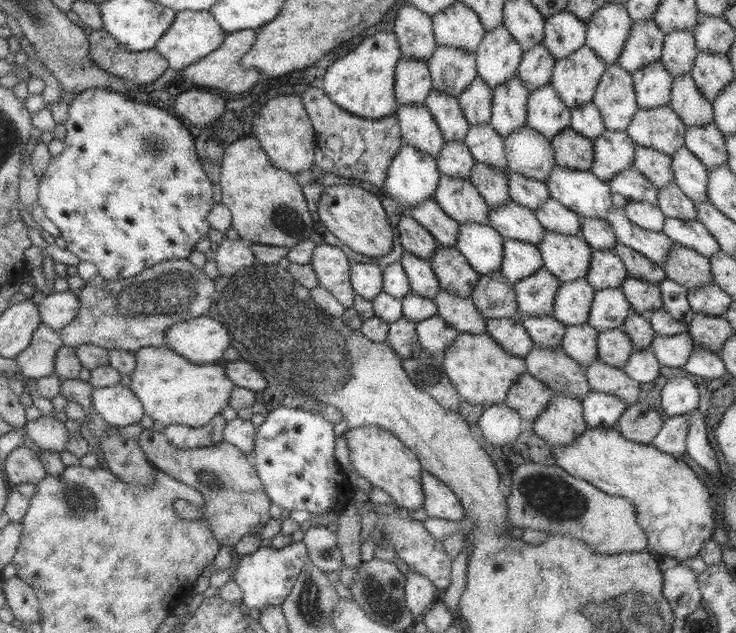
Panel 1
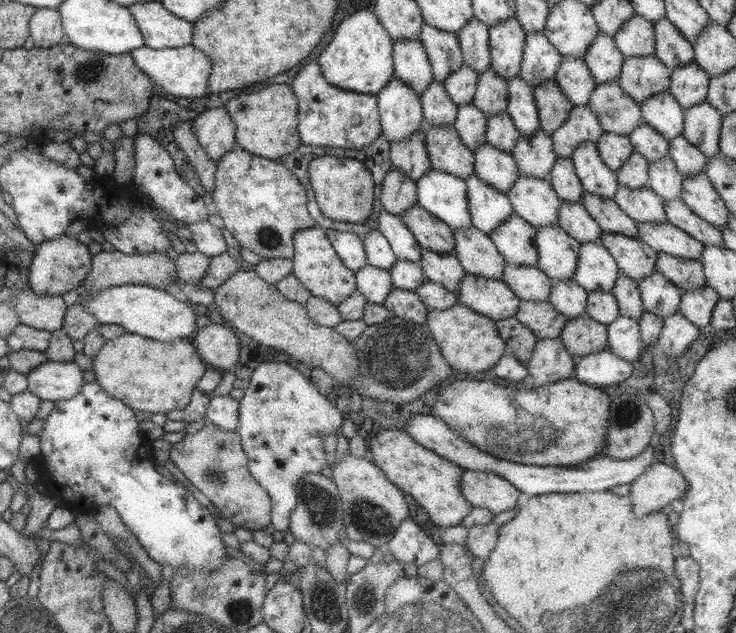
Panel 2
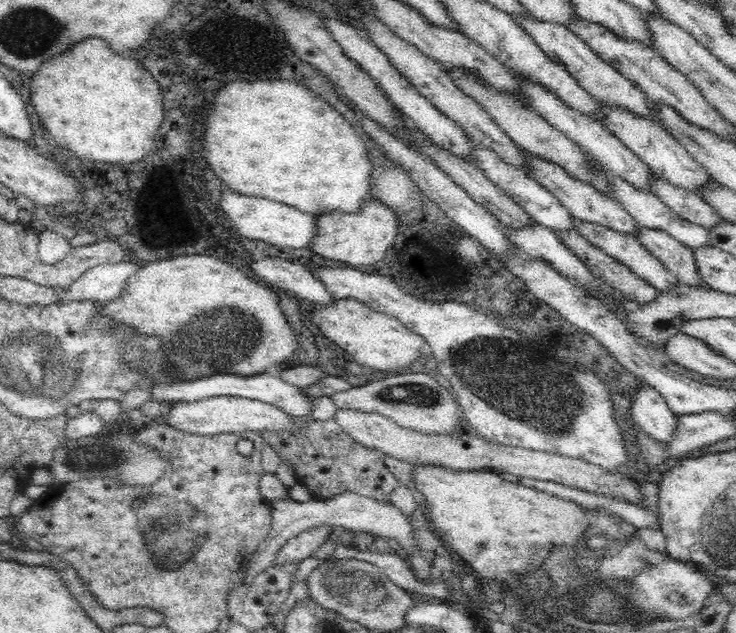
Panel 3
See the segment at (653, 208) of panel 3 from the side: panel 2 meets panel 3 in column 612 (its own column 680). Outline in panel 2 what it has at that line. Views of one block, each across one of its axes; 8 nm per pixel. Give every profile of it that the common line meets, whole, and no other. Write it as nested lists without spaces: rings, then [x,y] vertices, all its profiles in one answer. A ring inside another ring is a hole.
[[[667,154],[648,164],[647,186],[663,201],[675,200],[680,195],[683,179]]]

